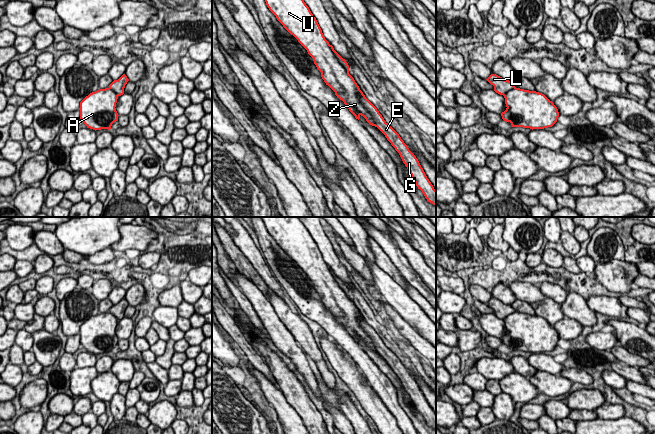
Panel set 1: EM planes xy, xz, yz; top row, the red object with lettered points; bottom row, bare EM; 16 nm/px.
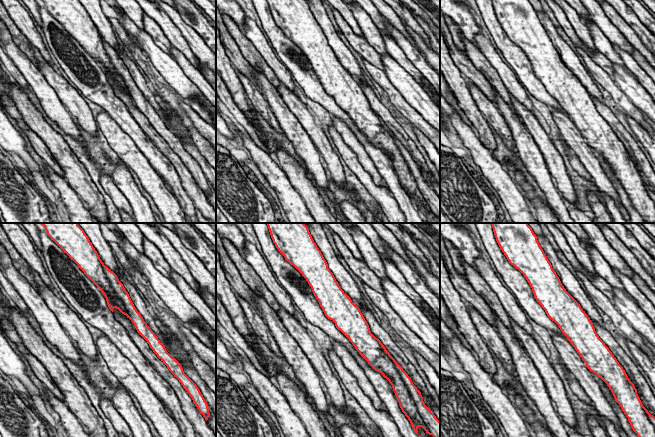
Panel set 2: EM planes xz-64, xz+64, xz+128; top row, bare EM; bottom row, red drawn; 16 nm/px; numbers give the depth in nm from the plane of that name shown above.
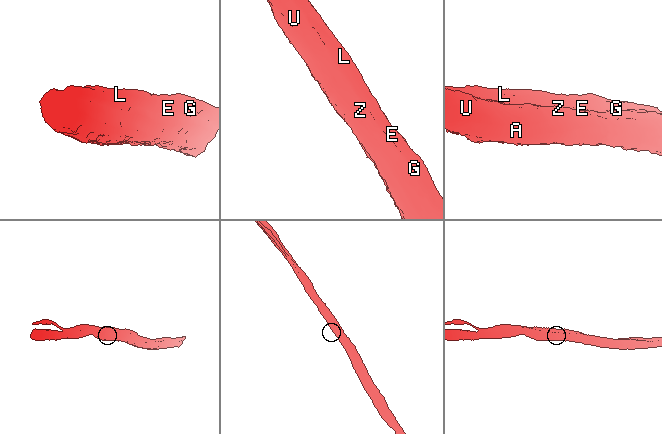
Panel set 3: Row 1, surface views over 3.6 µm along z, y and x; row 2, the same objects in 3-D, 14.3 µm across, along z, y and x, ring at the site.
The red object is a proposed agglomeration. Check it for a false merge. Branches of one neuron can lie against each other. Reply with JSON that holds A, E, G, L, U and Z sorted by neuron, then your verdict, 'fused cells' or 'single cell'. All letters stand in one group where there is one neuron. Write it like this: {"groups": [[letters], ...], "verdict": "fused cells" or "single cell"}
{"groups": [["A", "U", "Z"], ["E", "G", "L"]], "verdict": "fused cells"}

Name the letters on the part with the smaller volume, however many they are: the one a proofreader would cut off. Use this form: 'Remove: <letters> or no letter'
Remove: E, G, L

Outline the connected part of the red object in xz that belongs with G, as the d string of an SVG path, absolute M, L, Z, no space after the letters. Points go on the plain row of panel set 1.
M362 315L360 317L360 325L372 339L376 351L399 377L403 387L410 395L415 409L422 415L428 426L436 429L436 414L427 402L416 380L409 374L399 358L384 344L377 332L365 321Z

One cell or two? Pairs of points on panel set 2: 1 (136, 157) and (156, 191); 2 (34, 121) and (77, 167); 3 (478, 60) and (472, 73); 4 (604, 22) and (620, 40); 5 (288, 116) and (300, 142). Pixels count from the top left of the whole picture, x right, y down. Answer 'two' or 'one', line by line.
1: one
2: one
3: two
4: one
5: one

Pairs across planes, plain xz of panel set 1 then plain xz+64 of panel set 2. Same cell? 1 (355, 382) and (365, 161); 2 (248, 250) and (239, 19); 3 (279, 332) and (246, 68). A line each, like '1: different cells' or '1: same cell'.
1: different cells
2: different cells
3: different cells

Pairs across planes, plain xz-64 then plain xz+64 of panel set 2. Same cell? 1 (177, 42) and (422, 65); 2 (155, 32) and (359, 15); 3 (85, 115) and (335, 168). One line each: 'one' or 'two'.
1: one
2: two
3: one

